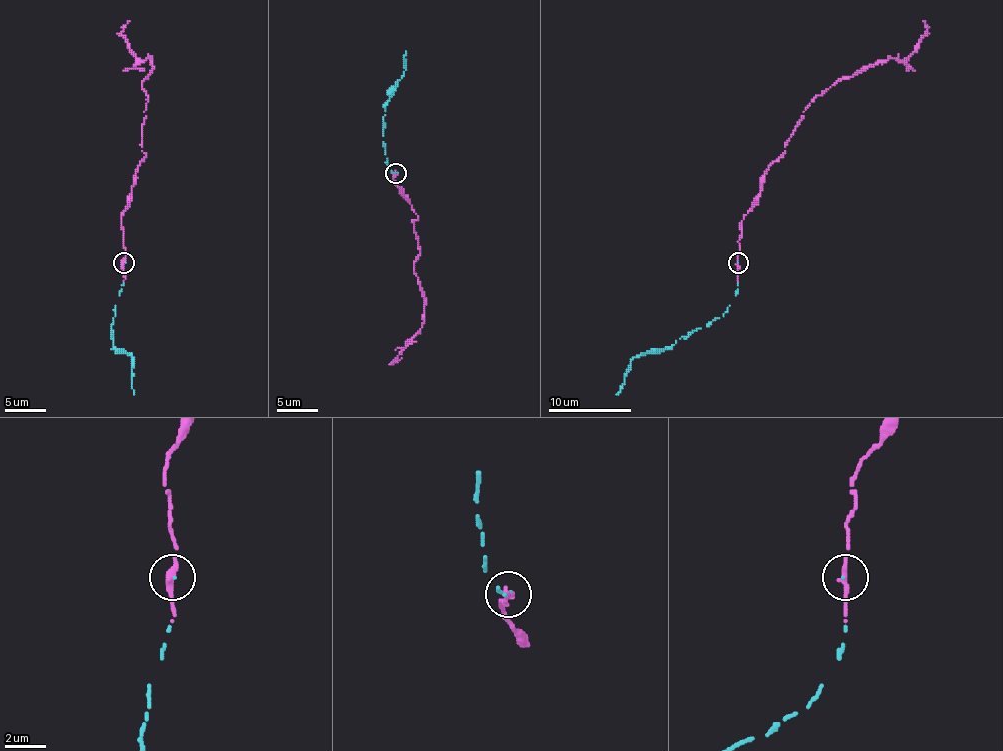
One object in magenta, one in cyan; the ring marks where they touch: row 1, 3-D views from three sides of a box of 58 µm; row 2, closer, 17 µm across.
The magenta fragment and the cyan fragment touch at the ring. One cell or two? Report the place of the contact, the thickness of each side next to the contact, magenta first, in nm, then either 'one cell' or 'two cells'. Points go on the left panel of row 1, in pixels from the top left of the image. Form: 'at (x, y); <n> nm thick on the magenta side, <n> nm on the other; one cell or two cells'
at (124, 263); 300 nm thick on the magenta side, 50 nm on the other; one cell

